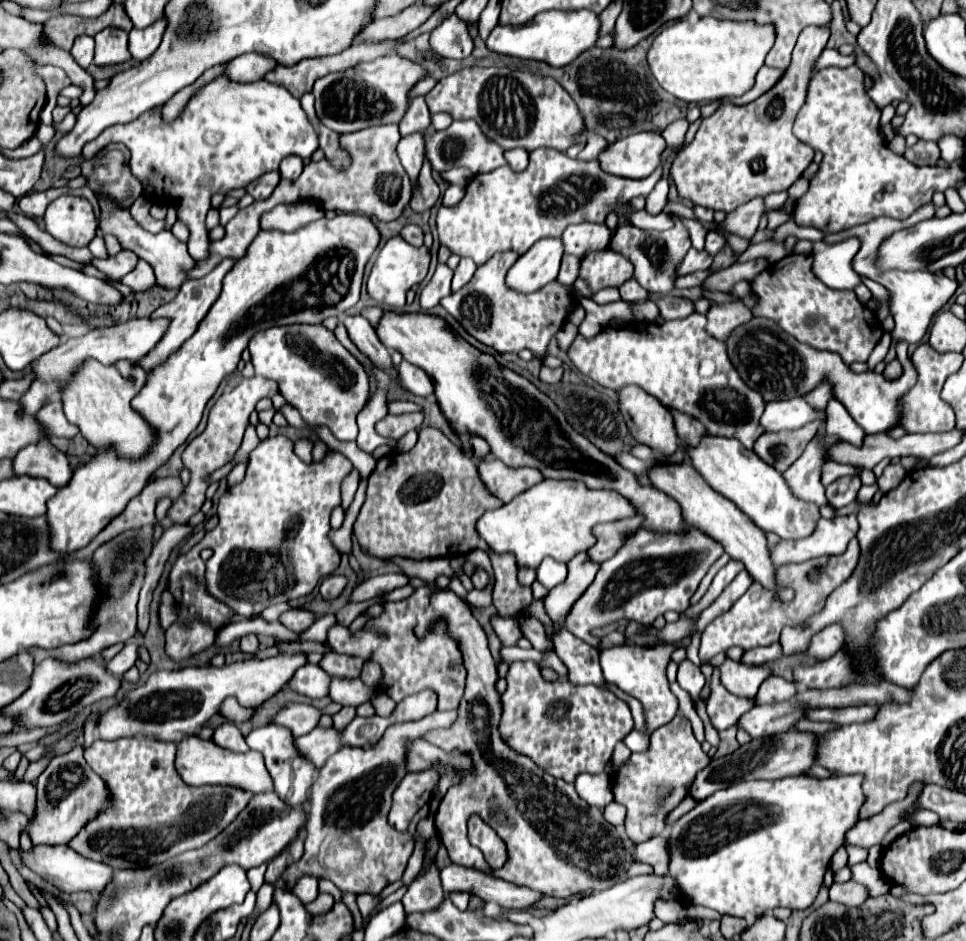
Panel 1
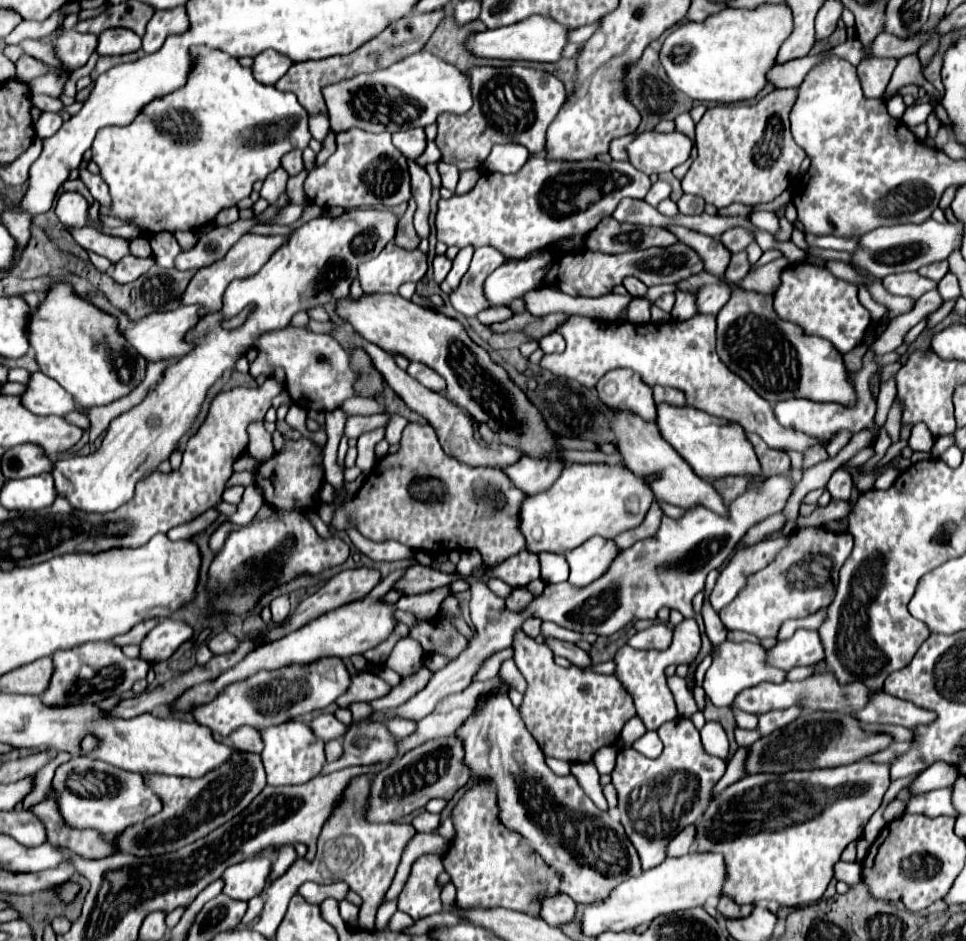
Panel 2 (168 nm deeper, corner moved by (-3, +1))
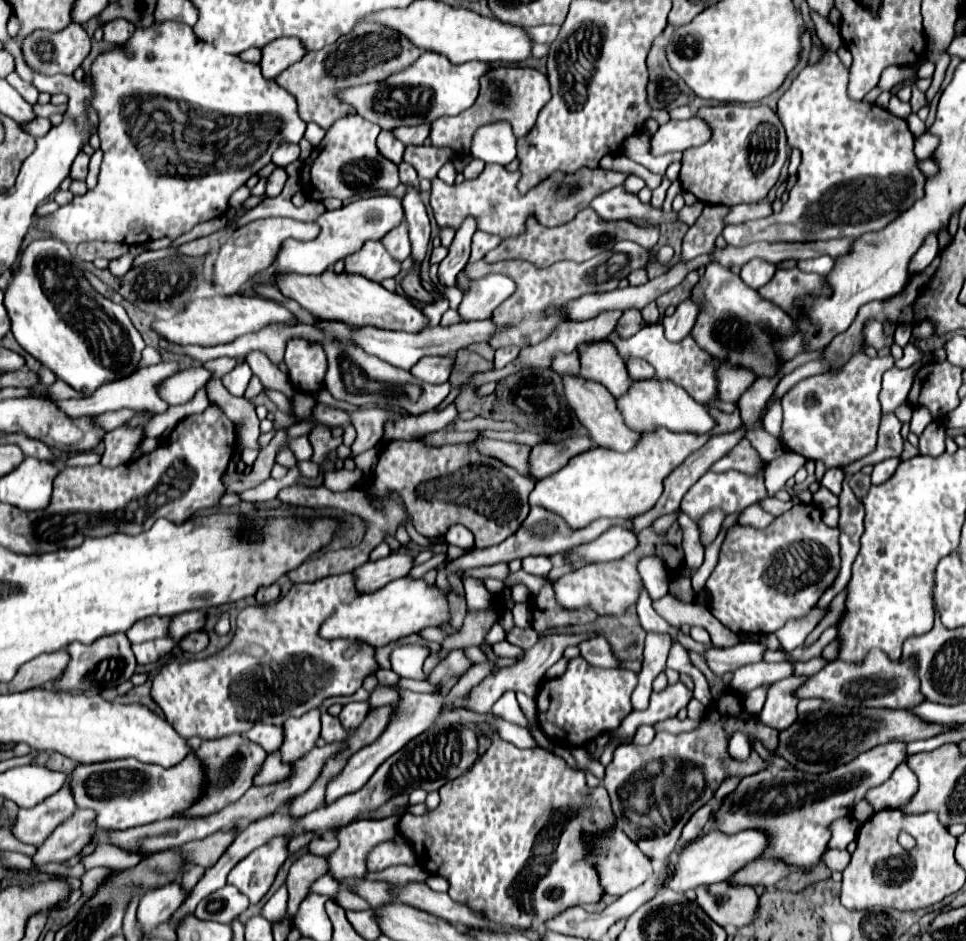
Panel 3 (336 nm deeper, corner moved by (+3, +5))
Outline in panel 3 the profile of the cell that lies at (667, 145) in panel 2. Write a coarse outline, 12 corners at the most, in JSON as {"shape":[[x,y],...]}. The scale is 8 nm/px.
{"shape":[[695,116],[669,120],[651,136],[649,152],[685,152],[705,144],[709,126]]}

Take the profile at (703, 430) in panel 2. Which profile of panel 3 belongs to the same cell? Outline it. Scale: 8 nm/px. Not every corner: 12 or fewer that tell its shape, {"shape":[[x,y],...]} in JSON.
{"shape":[[667,380],[633,382],[617,398],[635,432],[707,434],[703,404]]}

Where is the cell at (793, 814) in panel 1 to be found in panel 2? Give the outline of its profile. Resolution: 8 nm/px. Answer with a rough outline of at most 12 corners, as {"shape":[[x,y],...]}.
{"shape":[[889,764],[745,776],[697,822],[735,902],[817,902]]}

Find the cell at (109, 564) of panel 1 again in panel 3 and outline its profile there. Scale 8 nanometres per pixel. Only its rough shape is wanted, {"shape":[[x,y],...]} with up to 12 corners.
{"shape":[[169,618],[139,620],[127,634],[131,644],[163,638]]}

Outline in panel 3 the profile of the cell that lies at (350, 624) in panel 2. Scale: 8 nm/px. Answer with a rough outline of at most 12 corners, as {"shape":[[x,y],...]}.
{"shape":[[399,578],[359,594],[319,636],[377,648],[449,622],[439,590]]}

